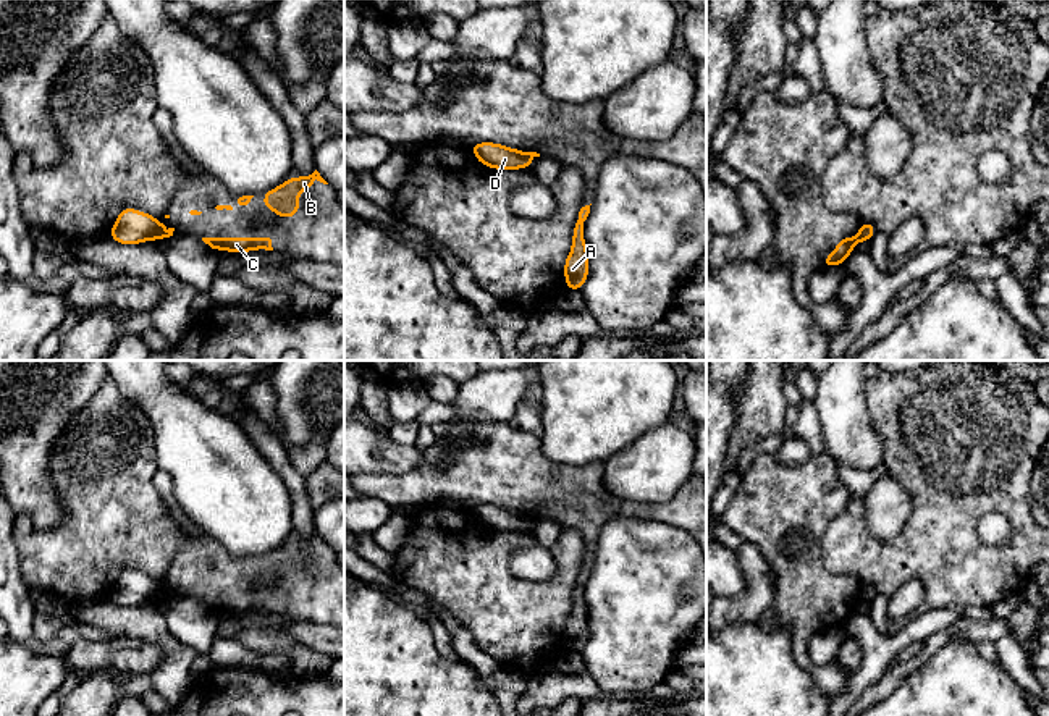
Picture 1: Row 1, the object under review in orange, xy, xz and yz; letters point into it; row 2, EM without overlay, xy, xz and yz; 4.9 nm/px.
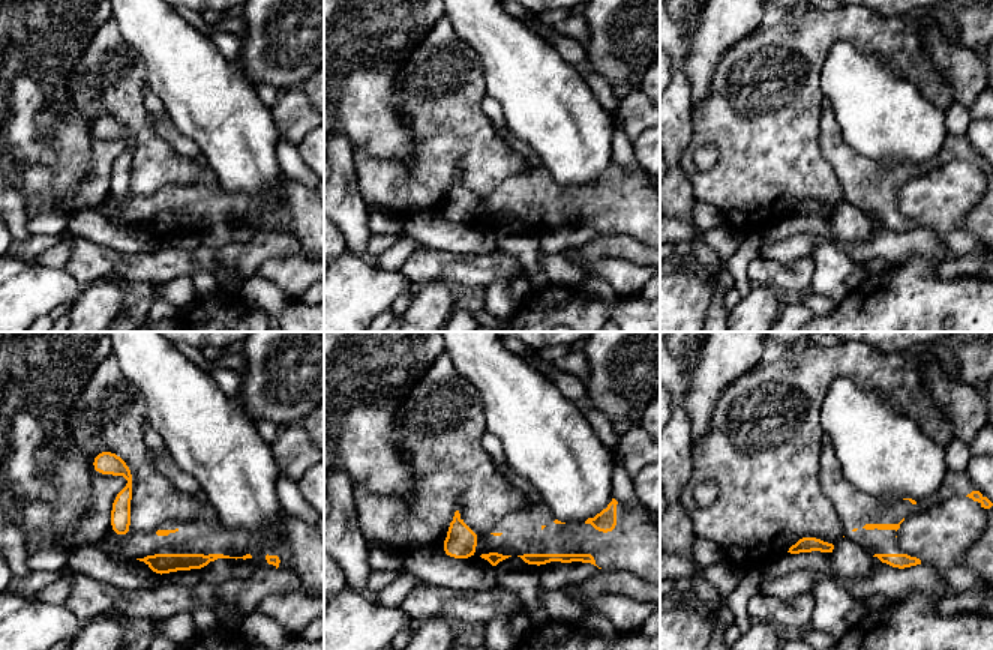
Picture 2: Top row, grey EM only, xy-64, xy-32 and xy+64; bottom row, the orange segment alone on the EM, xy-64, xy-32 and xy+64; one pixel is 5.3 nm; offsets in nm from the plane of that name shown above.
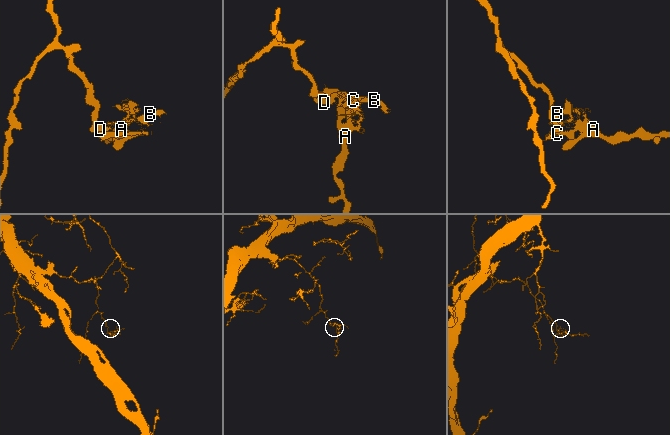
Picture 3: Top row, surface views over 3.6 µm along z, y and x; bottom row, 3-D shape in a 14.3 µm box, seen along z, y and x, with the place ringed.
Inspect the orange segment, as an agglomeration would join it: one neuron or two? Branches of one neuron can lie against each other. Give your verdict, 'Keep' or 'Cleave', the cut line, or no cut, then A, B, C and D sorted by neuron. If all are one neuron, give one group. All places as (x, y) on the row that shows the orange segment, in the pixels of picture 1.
Cleave. Split along yz (859, 235), (860, 240). Groups: A B C / D

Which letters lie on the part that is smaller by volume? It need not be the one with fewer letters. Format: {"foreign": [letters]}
{"foreign": ["A", "B", "C"]}

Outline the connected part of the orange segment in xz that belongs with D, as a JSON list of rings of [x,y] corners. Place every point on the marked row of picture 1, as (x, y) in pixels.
[[[477,142],[470,145],[470,150],[482,165],[495,170],[532,168],[532,155],[508,145]]]

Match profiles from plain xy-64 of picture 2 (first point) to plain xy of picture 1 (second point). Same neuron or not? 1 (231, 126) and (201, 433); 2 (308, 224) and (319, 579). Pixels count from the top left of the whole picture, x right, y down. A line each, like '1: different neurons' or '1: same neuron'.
1: same neuron
2: same neuron

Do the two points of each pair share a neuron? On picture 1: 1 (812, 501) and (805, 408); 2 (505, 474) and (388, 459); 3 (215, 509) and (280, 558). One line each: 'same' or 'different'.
1: different
2: different
3: different

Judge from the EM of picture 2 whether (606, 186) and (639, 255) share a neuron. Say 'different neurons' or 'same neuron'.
different neurons

